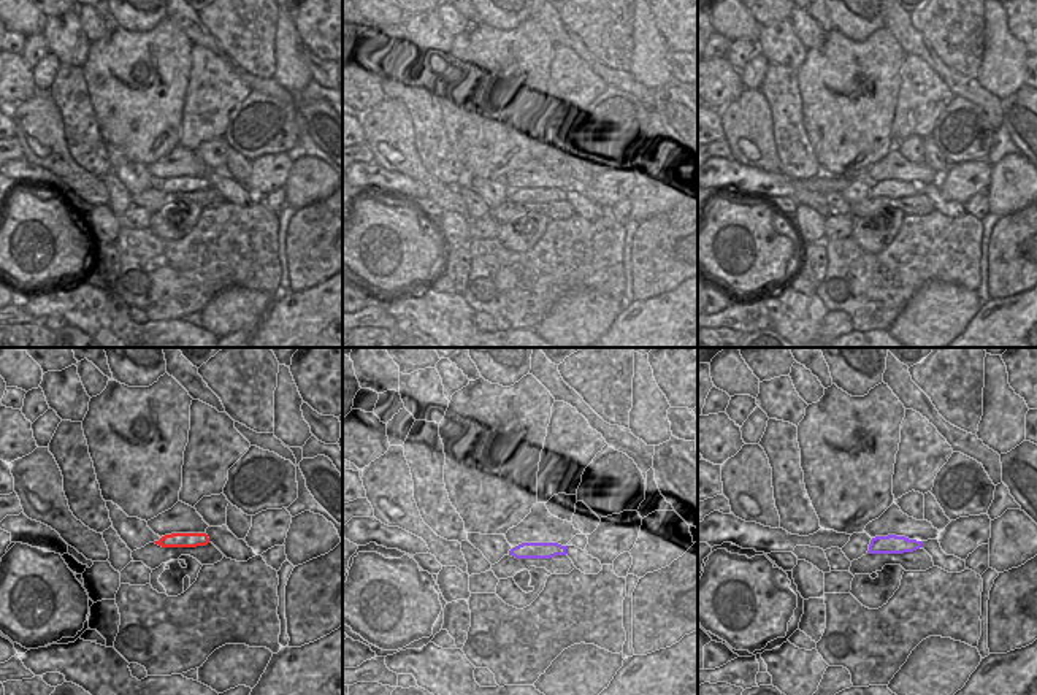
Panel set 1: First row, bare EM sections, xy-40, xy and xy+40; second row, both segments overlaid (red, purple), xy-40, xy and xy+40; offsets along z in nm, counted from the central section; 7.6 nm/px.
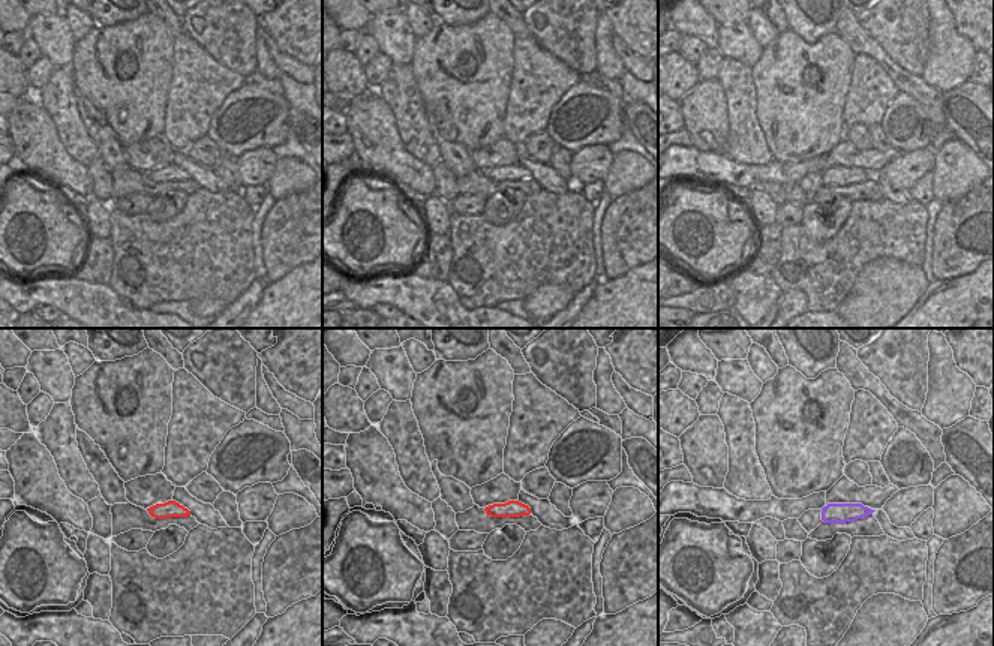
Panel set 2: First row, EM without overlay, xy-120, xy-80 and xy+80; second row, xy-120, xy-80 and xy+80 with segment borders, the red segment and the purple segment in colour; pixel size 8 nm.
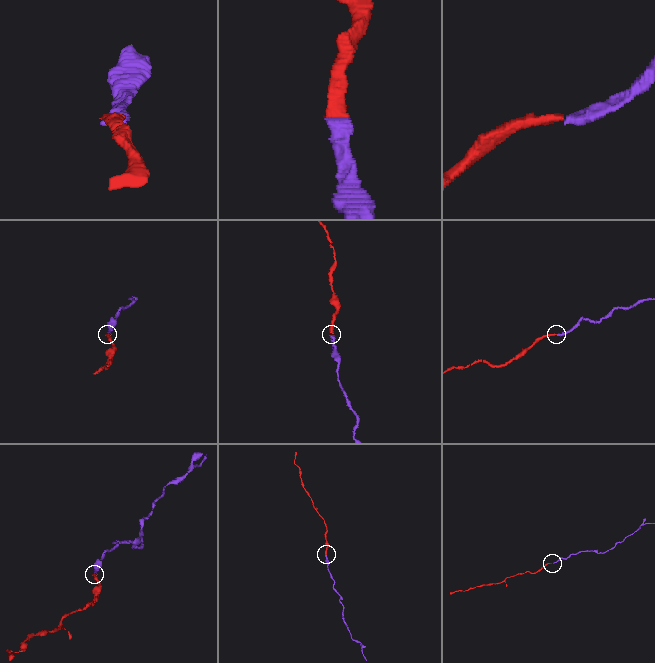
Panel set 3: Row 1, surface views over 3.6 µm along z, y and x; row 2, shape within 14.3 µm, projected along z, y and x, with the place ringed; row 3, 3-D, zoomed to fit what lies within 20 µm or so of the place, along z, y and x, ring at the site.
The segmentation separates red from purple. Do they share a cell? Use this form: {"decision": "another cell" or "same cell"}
{"decision": "same cell"}

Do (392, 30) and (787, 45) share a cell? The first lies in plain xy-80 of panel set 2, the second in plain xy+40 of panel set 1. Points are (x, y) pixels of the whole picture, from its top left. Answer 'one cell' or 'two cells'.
one cell

